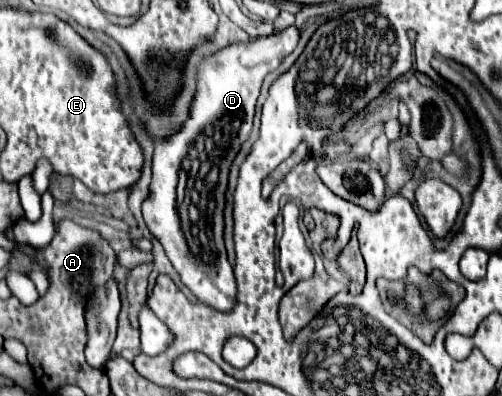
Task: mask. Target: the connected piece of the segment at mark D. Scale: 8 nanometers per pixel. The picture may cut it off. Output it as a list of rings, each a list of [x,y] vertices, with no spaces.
[[[292,25],[270,37],[232,43],[206,57],[196,73],[196,93],[188,119],[176,133],[156,139],[150,195],[142,203],[144,221],[162,243],[184,285],[218,311],[230,311],[236,303],[236,279],[222,241],[228,171],[240,145],[250,137],[264,77],[294,51],[298,37],[300,33]]]

